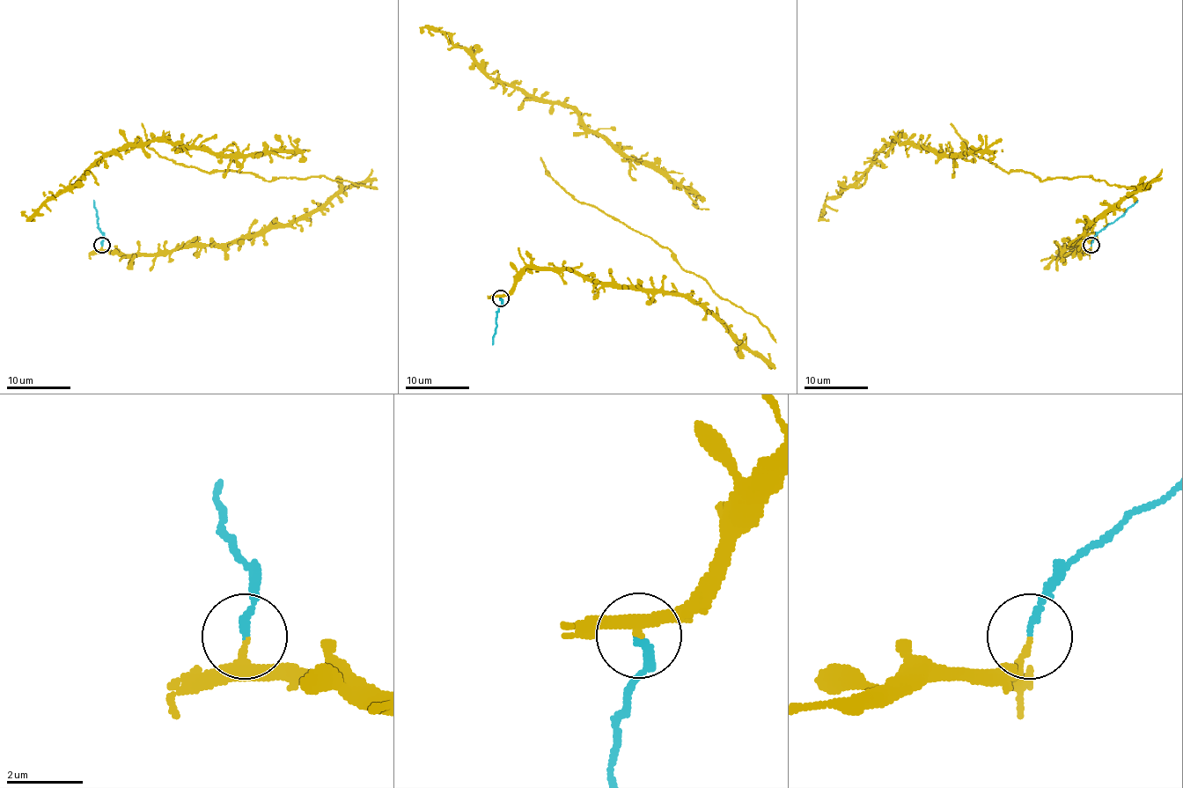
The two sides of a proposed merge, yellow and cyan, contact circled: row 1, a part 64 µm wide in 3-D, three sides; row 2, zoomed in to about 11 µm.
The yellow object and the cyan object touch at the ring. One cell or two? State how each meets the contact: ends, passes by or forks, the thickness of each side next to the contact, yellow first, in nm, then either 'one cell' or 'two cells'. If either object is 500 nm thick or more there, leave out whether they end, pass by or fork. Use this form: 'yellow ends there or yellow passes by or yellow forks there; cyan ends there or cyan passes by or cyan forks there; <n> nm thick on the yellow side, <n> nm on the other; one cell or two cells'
yellow passes by; cyan ends there; 150 nm thick on the yellow side, 160 nm on the other; two cells

